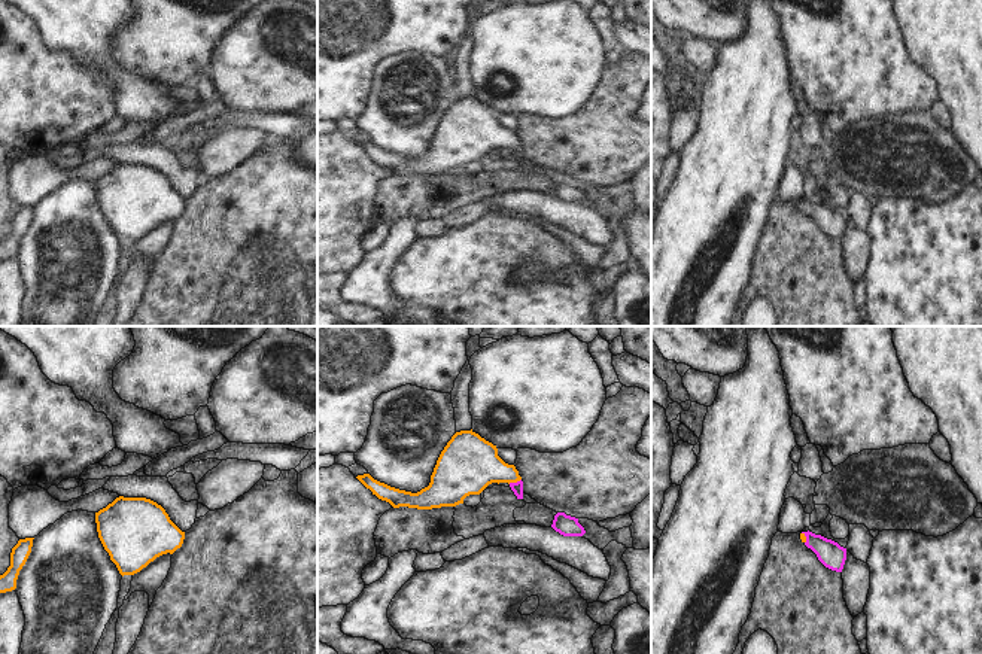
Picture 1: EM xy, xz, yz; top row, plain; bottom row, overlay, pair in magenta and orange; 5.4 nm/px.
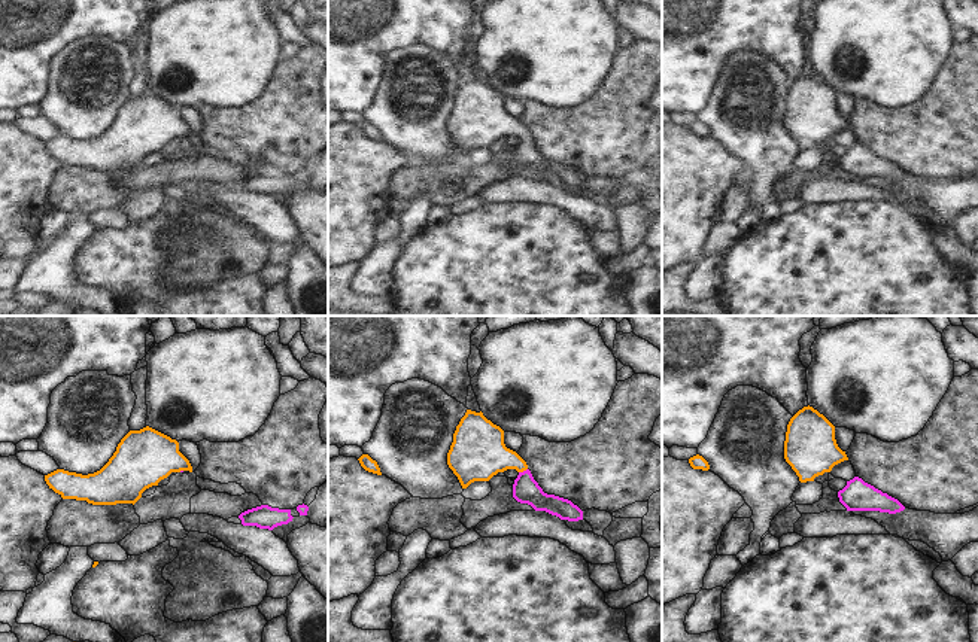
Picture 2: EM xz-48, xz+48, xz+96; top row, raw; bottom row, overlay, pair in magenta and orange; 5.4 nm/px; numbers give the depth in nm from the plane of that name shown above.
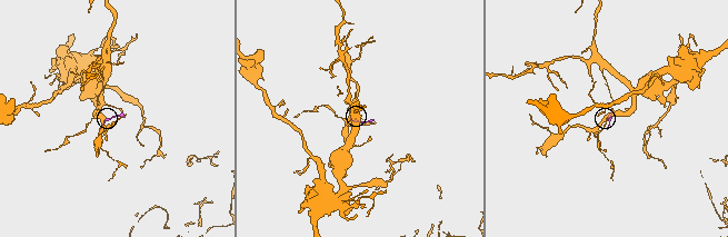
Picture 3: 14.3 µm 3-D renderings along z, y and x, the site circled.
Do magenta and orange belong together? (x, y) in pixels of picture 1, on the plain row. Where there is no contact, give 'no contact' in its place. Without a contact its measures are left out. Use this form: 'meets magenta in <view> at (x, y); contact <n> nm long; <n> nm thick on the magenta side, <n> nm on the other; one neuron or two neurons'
meets magenta in xz at (514, 149); contact 80 nm long; 60 nm thick on the magenta side, 280 nm on the other; one neuron

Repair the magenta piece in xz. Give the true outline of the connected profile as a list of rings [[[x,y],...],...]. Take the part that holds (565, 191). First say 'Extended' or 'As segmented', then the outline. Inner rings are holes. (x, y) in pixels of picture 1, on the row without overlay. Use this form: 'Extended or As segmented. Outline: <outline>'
As segmented. Outline: [[[557,179],[554,182],[551,194],[563,203],[583,203],[584,194],[578,189],[578,185]]]

